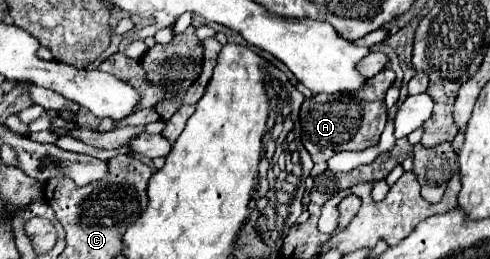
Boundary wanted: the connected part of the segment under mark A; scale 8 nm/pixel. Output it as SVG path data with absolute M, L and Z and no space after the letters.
M382 70L380 74L372 76L362 90L348 92L348 94L316 94L314 98L306 100L300 110L300 124L302 124L302 144L310 152L314 160L312 176L326 170L326 160L332 152L342 150L366 150L380 140L384 130L382 126L382 104L386 90L394 82L392 70Z

